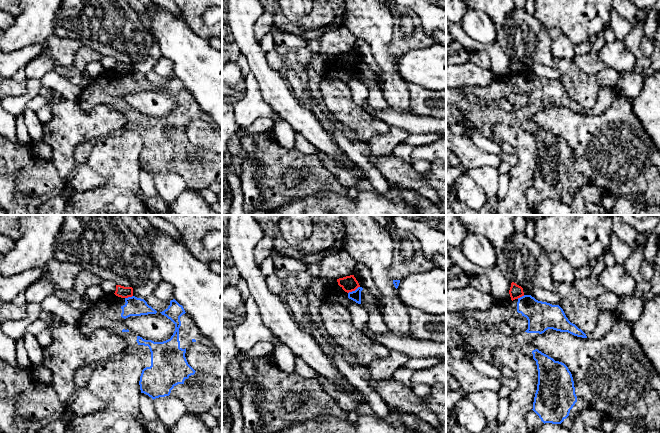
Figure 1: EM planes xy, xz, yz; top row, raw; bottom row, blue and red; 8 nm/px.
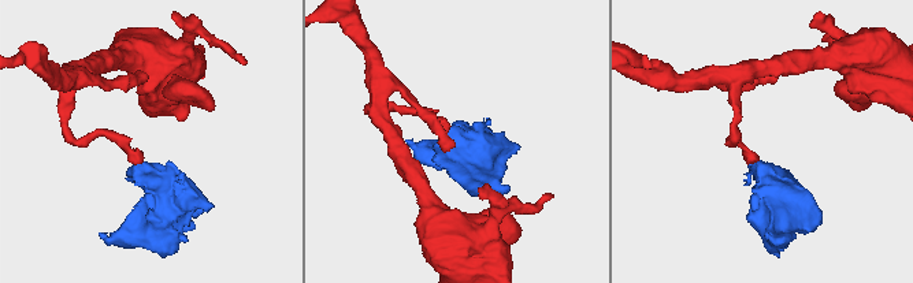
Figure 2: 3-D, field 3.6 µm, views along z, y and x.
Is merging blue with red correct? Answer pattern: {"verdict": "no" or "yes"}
{"verdict": "no"}

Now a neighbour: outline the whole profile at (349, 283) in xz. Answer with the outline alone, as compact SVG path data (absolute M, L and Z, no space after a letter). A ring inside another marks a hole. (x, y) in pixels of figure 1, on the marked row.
M354 275L339 278L337 279L337 282L338 285L347 293L355 291L358 287L360 287Z

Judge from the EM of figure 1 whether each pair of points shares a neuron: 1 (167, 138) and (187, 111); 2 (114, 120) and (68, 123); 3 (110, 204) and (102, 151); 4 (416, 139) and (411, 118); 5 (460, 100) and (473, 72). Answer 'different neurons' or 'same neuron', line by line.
1: same neuron
2: same neuron
3: same neuron
4: different neurons
5: different neurons

